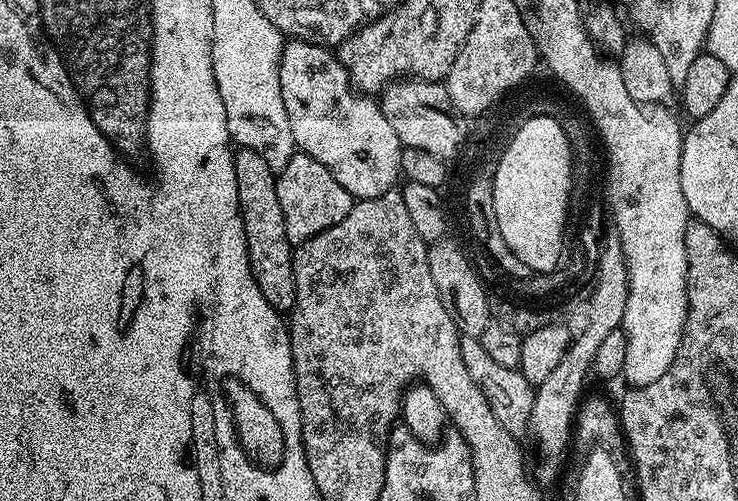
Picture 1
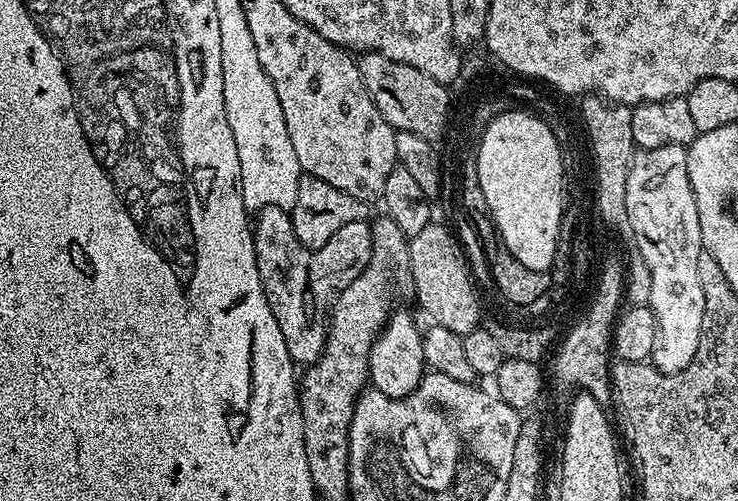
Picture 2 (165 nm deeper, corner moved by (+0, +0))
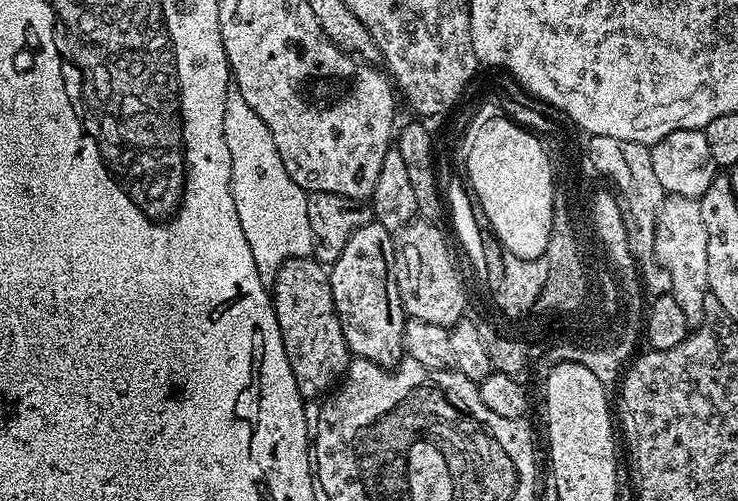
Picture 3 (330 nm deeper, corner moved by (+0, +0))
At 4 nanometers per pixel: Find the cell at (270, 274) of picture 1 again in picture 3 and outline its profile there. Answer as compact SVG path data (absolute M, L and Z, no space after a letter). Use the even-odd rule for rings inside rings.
M295 256L277 270L270 284L272 305L278 318L286 358L290 362L290 370L294 370L298 390L301 396L305 398L320 395L320 397L323 397L347 372L350 363L348 343L346 343L342 334L342 326L334 306L334 294L328 281L328 274L329 269L319 260L307 256Z

